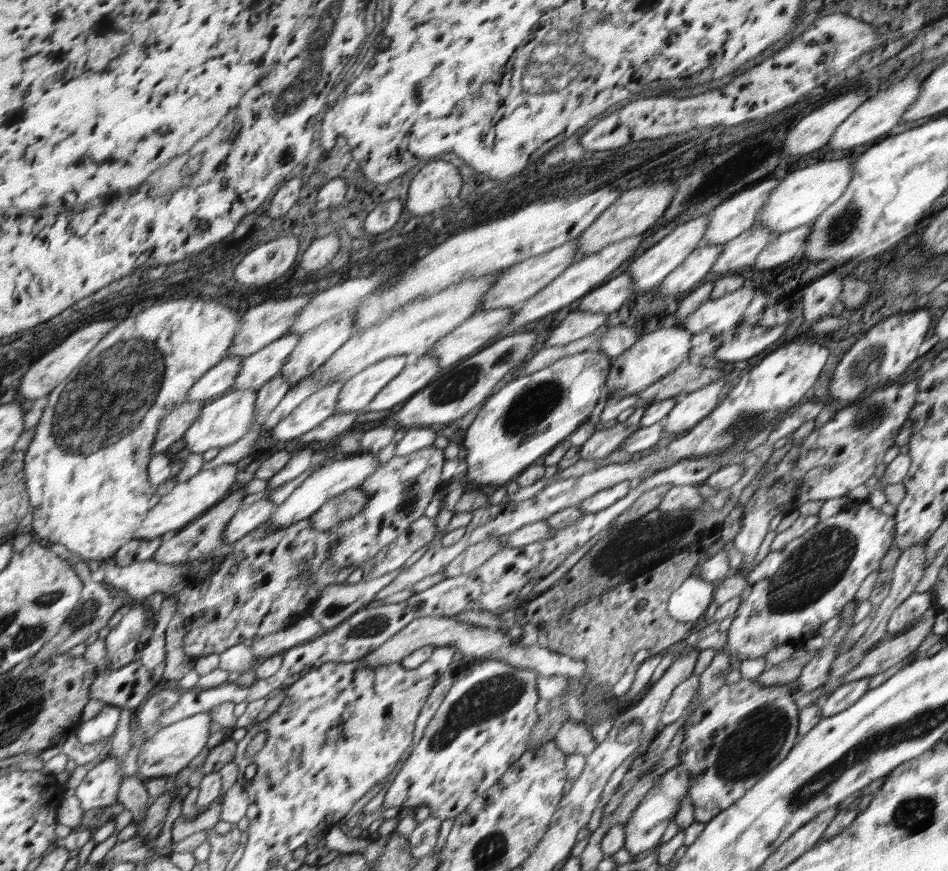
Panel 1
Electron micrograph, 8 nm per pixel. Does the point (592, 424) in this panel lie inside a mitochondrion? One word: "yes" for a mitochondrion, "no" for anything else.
no

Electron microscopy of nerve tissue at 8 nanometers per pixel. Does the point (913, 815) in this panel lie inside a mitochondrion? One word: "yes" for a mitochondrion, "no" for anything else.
yes

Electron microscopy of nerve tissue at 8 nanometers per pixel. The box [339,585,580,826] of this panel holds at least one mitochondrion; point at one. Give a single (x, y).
(495, 694)

